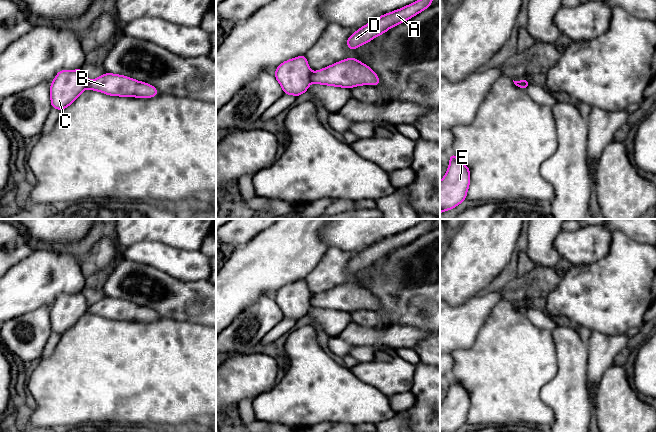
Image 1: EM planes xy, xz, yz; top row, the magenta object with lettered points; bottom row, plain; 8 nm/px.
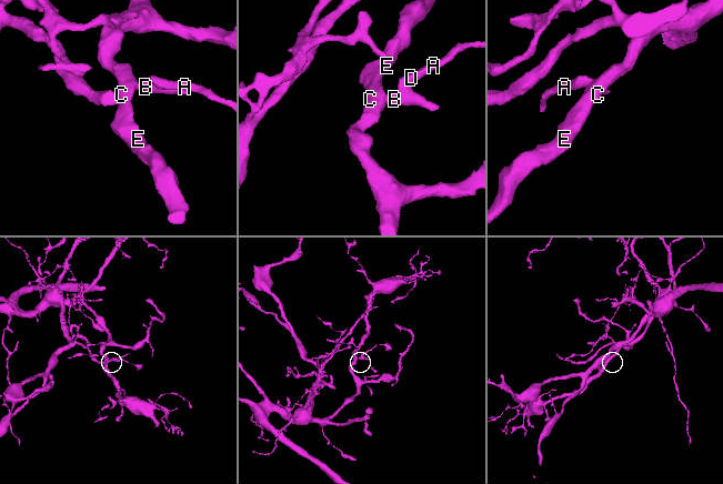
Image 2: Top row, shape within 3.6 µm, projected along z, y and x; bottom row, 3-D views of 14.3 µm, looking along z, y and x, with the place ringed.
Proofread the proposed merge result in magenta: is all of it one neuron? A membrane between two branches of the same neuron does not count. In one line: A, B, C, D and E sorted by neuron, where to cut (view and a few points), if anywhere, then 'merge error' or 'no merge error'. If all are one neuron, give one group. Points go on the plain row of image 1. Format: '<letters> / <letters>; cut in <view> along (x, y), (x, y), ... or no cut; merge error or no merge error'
A B D / C E; cut in xz along (313, 297), (312, 305); merge error

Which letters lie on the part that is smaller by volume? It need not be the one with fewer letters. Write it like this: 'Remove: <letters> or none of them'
Remove: A, B, D

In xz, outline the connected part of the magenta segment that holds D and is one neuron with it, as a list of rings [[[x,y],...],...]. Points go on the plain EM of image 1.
[[[426,219],[420,224],[409,228],[401,233],[384,238],[374,245],[358,253],[347,263],[347,270],[350,274],[368,267],[373,262],[385,257],[390,252],[409,244],[413,240],[430,231],[434,219]]]

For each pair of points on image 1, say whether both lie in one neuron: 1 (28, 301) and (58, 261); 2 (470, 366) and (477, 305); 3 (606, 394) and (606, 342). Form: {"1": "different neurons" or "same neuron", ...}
{"1": "same neuron", "2": "different neurons", "3": "different neurons"}

